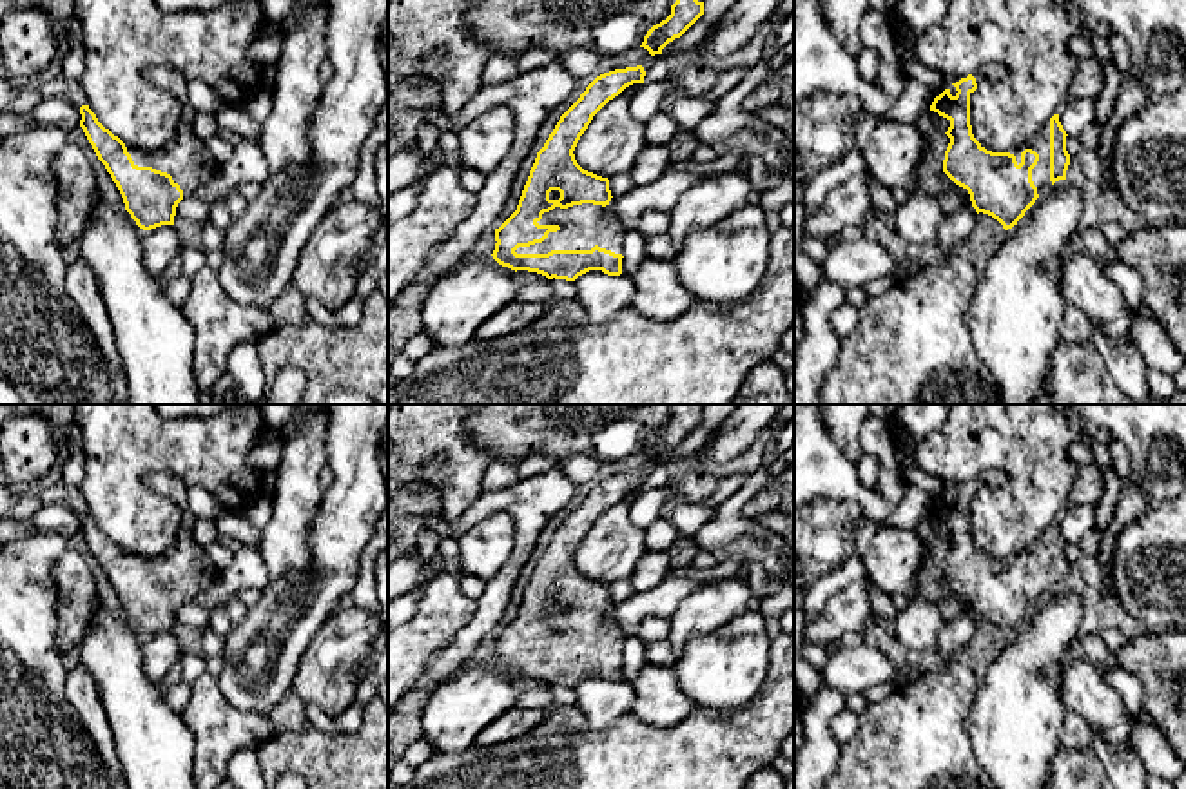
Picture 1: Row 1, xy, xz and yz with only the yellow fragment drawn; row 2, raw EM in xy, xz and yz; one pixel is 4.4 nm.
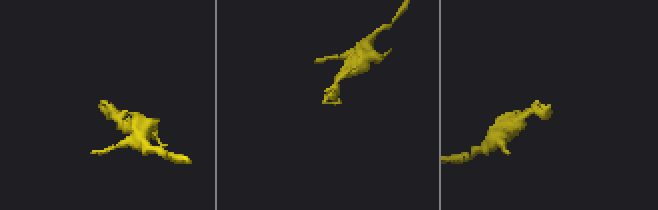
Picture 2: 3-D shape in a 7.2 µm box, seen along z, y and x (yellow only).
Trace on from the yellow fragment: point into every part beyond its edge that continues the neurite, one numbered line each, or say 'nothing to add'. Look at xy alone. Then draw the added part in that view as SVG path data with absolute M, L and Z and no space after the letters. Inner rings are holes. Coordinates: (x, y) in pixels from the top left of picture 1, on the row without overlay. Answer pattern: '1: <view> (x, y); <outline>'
1: xy (185, 563); M149 472L143 484L158 497L170 499L180 511L178 539L170 548L158 555L136 555L131 551L134 571L152 573L172 582L174 589L183 597L183 604L194 602L196 595L212 586L219 571L209 559L203 546L192 539L196 515L189 510L189 486L170 472Z

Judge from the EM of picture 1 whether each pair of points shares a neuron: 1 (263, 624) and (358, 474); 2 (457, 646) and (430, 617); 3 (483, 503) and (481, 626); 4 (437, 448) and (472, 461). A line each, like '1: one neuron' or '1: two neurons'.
1: one neuron
2: two neurons
3: one neuron
4: one neuron

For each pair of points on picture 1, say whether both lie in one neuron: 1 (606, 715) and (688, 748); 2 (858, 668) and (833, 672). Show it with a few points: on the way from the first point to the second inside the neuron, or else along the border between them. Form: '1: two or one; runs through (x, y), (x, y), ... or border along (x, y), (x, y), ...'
1: two; border along (577, 706), (595, 730), (612, 726), (630, 711)
2: one; runs through (853, 670), (838, 672)

